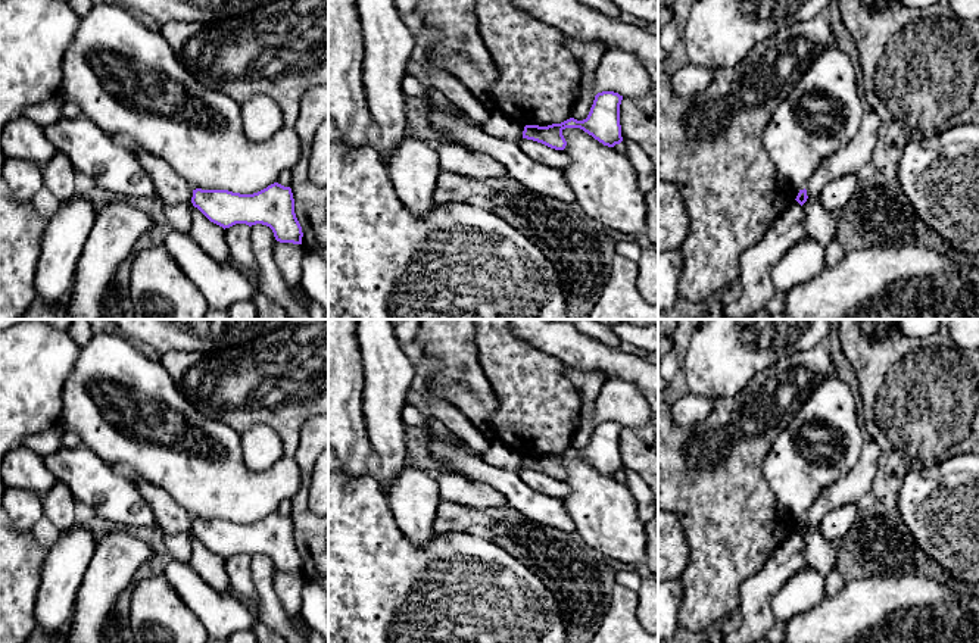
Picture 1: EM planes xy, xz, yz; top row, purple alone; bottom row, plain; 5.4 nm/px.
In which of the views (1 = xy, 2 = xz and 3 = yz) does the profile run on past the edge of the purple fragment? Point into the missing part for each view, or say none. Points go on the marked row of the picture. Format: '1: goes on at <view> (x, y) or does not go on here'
1: does not go on here
2: does not go on here
3: does not go on here

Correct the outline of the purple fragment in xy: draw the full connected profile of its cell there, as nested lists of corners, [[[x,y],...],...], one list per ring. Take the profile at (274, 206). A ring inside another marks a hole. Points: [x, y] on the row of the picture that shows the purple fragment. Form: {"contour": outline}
{"contour": [[[278,182],[253,194],[196,188],[191,203],[224,230],[236,224],[262,224],[272,230],[277,241],[302,244],[303,232],[294,213],[291,188]]]}

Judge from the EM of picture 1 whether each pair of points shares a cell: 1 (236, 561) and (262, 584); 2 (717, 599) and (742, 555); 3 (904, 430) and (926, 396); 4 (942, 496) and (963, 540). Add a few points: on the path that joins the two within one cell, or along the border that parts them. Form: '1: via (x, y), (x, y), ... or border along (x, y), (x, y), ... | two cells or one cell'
1: border along (249, 556), (251, 578), (258, 596), (255, 609) | two cells
2: via (717, 589), (717, 580), (732, 565) | one cell
3: via (906, 421), (906, 417), (917, 405) | one cell
4: via (953, 506), (963, 517), (963, 530) | one cell

